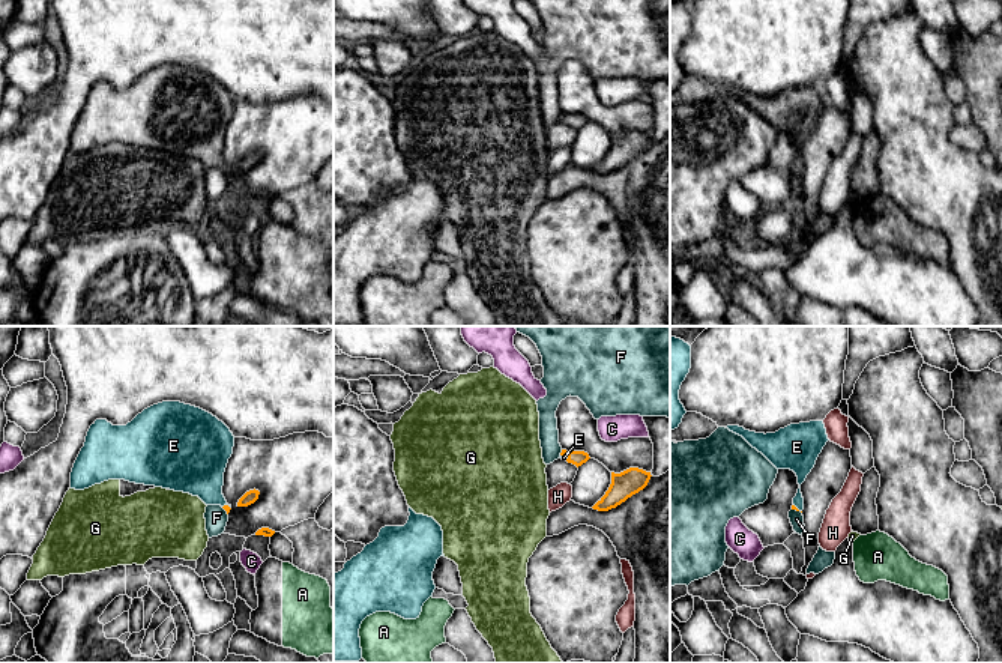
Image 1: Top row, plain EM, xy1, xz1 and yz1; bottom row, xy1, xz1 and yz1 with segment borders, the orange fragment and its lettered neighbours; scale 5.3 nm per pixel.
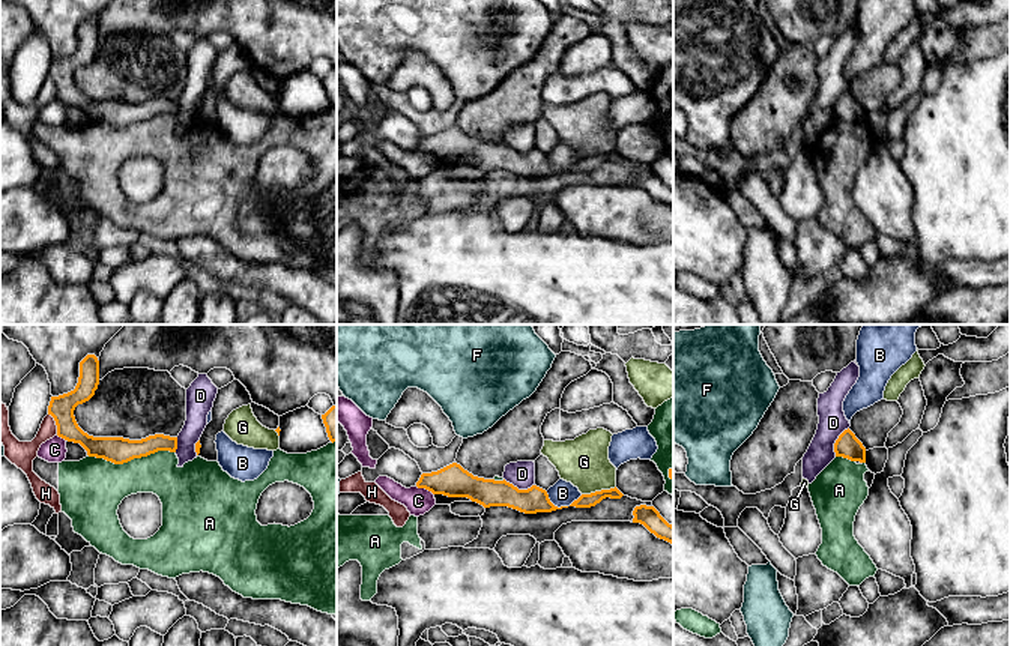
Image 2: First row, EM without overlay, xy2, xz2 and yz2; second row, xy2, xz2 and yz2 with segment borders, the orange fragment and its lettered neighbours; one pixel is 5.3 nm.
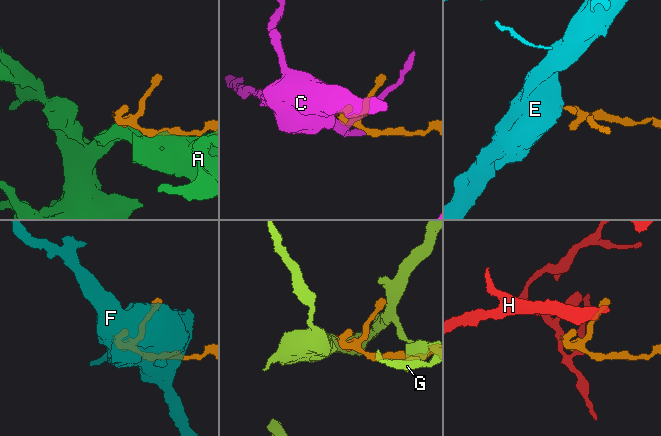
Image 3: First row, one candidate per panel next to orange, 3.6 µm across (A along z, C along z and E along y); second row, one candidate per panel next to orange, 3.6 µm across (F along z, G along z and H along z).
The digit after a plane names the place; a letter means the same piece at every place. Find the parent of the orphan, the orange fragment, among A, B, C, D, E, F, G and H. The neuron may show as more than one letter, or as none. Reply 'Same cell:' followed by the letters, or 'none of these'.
Same cell: E

